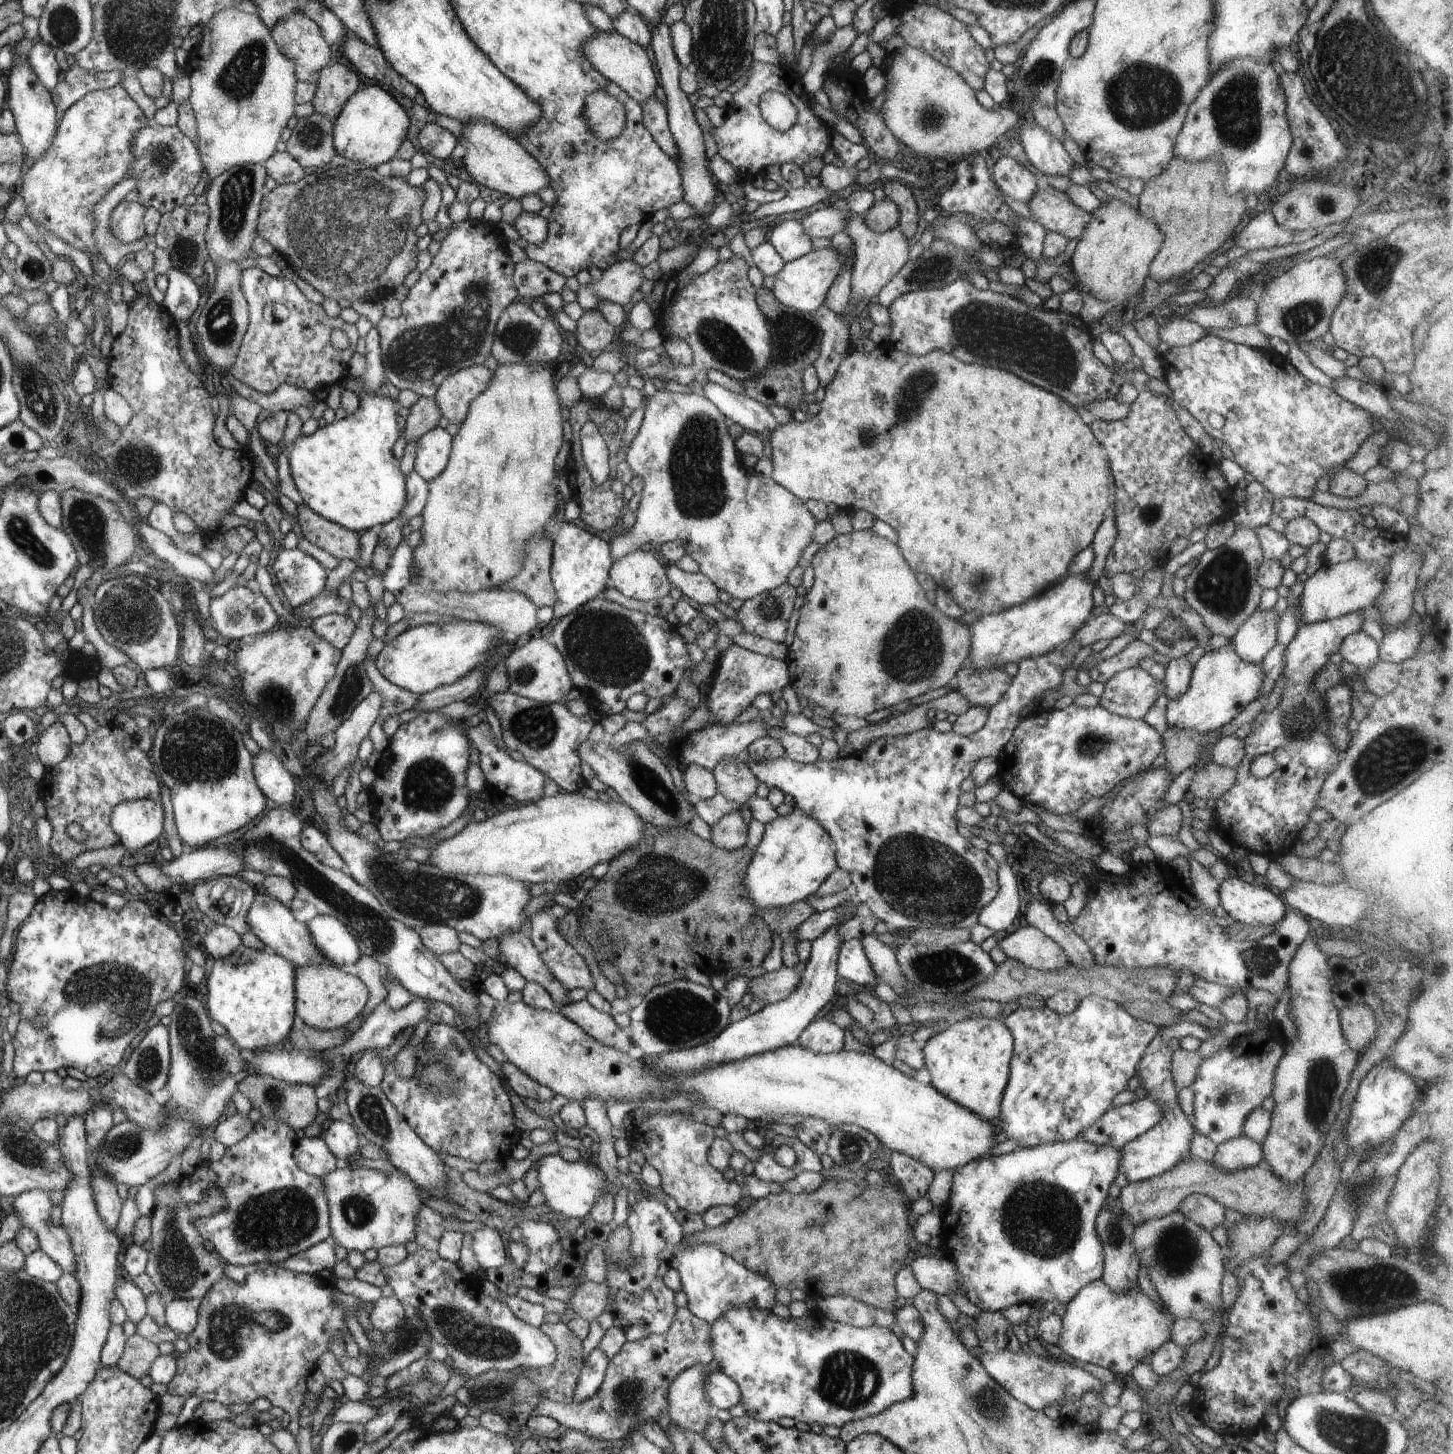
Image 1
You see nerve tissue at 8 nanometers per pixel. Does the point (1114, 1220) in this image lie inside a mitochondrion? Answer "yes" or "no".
yes

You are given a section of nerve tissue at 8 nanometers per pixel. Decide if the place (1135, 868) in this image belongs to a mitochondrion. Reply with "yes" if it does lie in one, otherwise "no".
no

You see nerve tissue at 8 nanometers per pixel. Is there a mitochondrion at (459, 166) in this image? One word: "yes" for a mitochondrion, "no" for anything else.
no

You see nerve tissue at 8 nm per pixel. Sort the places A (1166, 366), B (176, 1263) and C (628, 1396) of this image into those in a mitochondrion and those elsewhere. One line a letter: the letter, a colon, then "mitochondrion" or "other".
A: other
B: mitochondrion
C: mitochondrion

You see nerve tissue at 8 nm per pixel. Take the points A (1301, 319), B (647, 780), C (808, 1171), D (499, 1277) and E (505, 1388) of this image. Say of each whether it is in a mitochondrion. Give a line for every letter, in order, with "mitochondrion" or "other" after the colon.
A: mitochondrion
B: mitochondrion
C: other
D: other
E: mitochondrion

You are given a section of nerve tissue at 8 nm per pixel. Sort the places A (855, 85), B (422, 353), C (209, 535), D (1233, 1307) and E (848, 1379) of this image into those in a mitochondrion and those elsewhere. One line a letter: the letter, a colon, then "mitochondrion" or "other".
A: other
B: mitochondrion
C: other
D: other
E: mitochondrion

